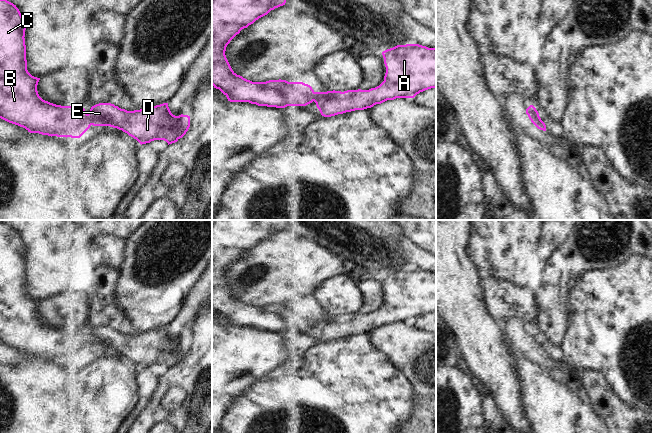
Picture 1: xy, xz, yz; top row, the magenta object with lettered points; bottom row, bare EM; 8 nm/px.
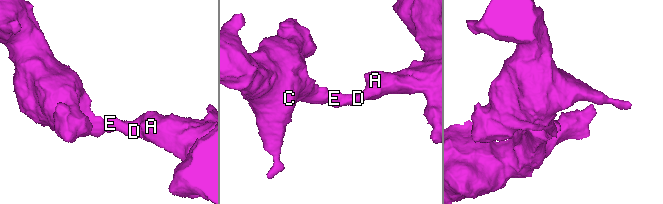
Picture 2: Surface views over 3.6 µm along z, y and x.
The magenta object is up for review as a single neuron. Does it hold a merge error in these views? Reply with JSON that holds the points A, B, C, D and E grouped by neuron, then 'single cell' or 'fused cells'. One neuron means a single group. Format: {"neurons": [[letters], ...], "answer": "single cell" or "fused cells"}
{"neurons": [["A", "B", "C", "D", "E"]], "answer": "single cell"}

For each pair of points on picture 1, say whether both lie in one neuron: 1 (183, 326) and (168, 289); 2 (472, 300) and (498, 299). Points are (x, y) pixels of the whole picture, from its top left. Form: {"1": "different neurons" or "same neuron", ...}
{"1": "different neurons", "2": "different neurons"}

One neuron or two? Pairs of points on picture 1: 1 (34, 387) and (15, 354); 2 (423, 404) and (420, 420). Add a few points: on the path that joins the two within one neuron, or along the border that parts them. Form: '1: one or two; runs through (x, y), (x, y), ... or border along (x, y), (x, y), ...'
1: two; border along (29, 356), (17, 364), (10, 364)
2: one; runs through (423, 408), (423, 416)

